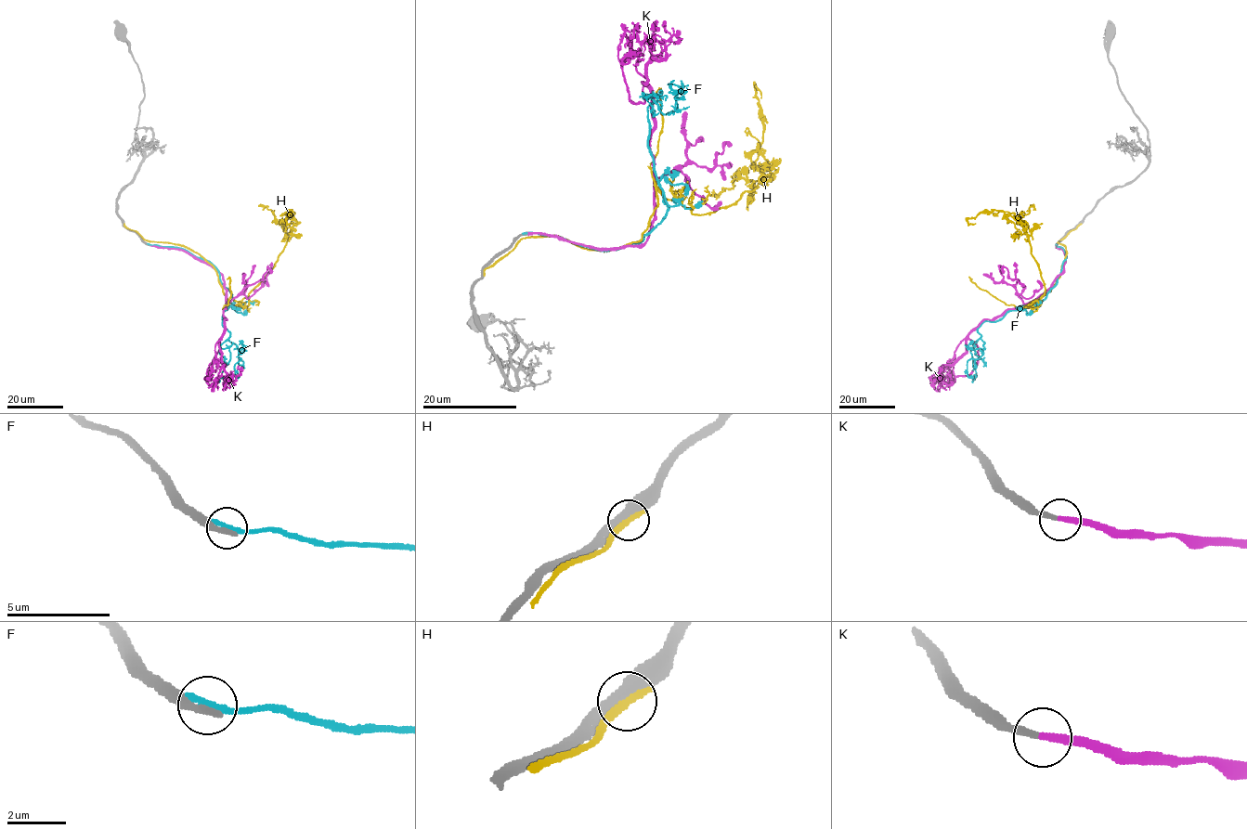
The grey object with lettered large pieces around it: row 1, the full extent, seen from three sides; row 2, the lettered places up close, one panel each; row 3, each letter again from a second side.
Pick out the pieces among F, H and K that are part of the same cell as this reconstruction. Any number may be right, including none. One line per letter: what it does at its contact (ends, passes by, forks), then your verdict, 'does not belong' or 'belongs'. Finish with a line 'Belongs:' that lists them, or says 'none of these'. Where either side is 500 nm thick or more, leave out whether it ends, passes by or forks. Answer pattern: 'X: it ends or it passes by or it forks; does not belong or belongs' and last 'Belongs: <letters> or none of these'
F: it ends; does not belong
H: it ends; does not belong
K: it ends; belongs
Belongs: K

